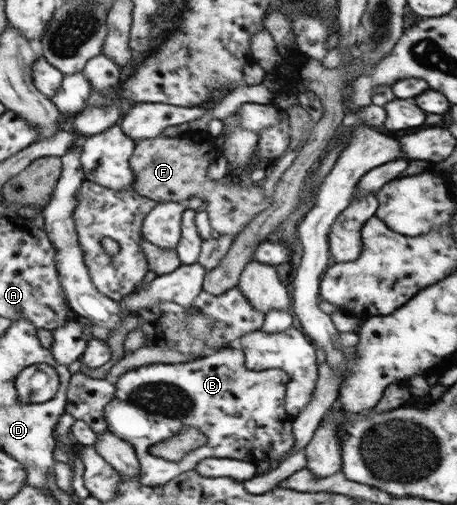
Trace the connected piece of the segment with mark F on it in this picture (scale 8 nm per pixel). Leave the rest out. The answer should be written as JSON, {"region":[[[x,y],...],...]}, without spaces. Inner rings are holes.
{"region":[[[159,136],[155,139],[137,141],[134,153],[130,158],[132,169],[133,186],[132,189],[143,197],[147,197],[157,202],[186,202],[191,197],[203,199],[203,209],[207,212],[210,224],[220,235],[237,235],[260,211],[267,209],[271,205],[273,197],[265,197],[263,189],[256,184],[250,187],[243,183],[234,184],[232,181],[220,179],[212,181],[208,178],[207,168],[216,161],[221,154],[219,148],[212,141],[197,142],[194,139],[173,138]]]}

